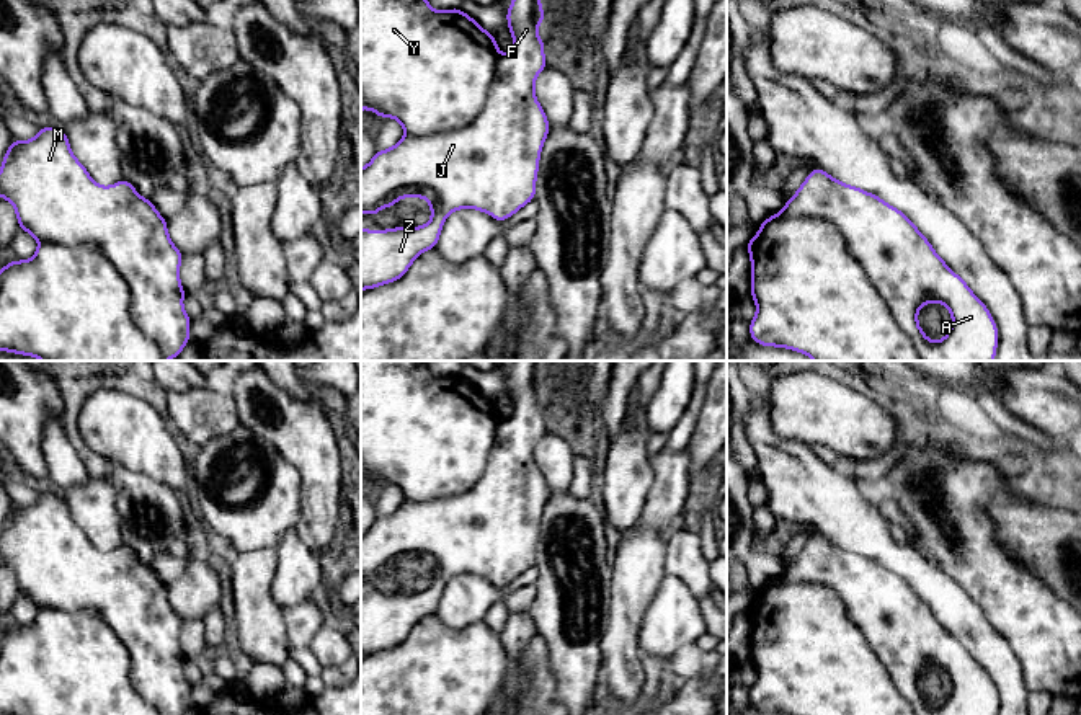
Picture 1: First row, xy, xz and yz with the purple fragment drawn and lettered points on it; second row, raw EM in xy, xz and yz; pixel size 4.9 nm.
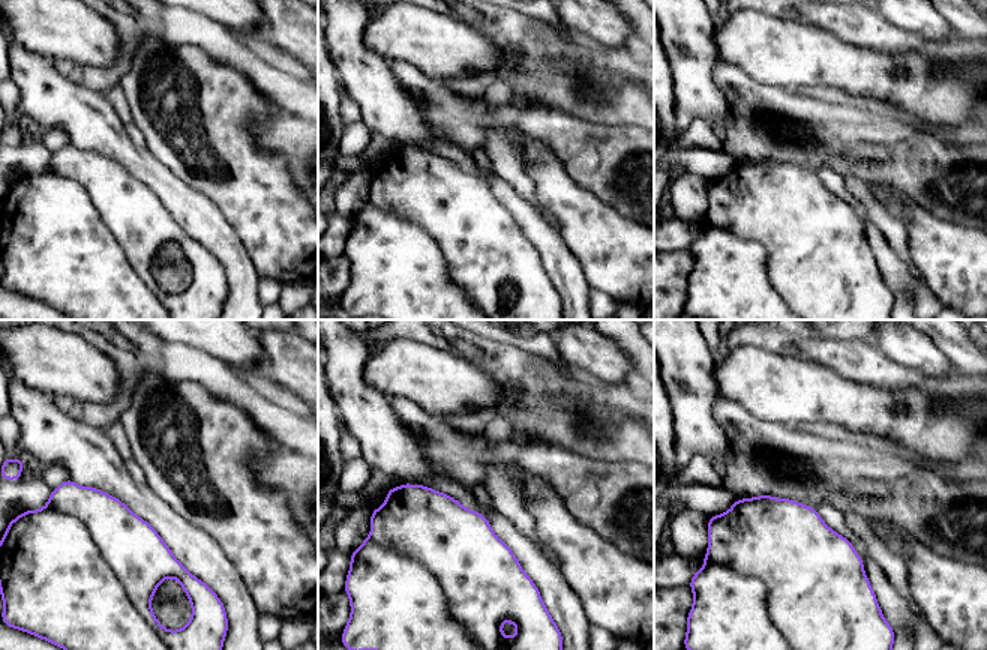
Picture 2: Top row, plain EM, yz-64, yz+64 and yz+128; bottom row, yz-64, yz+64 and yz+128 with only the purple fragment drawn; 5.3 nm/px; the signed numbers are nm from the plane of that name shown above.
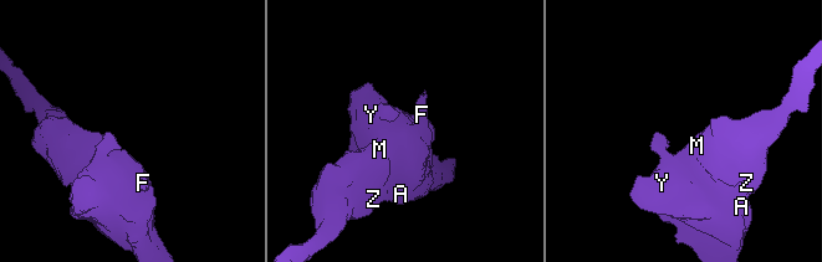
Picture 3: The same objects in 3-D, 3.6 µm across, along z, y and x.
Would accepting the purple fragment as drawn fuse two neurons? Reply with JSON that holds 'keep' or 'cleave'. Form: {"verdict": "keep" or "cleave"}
{"verdict": "cleave"}

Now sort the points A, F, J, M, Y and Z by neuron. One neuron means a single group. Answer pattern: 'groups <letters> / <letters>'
groups A F J M Z / Y

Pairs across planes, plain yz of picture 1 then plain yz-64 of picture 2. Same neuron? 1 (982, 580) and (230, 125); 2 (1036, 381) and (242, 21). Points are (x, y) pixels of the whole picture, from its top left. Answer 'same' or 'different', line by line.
1: same
2: different

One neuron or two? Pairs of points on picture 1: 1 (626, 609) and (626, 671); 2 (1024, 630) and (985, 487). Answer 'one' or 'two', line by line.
1: one
2: one

